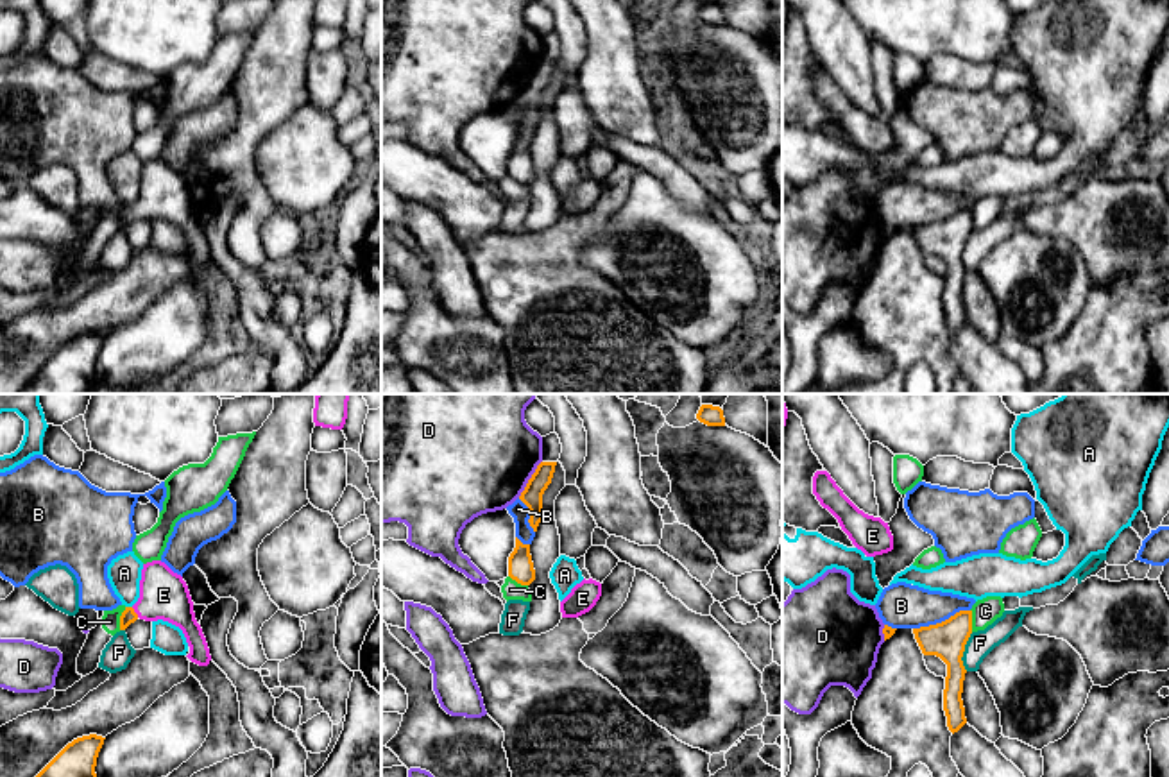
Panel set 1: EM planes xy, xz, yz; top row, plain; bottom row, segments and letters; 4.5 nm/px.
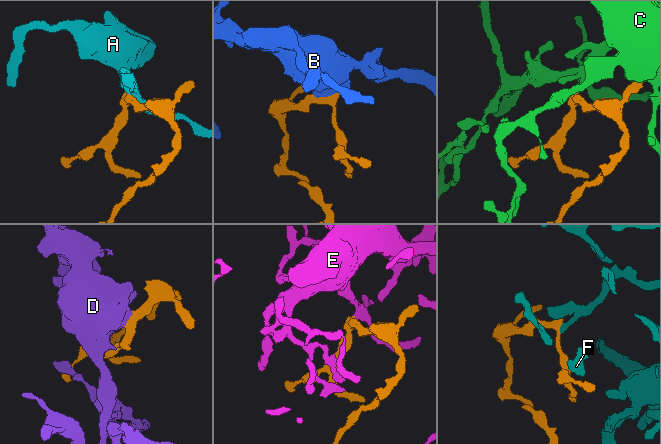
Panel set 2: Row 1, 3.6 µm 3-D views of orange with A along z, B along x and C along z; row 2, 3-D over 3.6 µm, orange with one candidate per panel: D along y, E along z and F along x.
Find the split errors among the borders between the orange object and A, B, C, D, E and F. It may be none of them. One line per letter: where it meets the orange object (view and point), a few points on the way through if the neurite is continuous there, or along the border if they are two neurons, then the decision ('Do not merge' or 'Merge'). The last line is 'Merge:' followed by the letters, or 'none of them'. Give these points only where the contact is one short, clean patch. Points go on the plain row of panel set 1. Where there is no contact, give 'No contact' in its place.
A: Touches orange at xy (129, 206). Do not merge
B: Touches orange at yz (942, 221). Boundary: yz (969, 208), (960, 208), (940, 221), (913, 228). Do not merge
C: Touches orange at xy (120, 217). Boundary: xy (126, 206), (119, 228). Do not merge
D: Touches orange at xz (530, 77). Do not merge
E: Touches orange at xy (135, 212). Path across: xy (127, 215), (135, 212), (149, 206), (163, 194). Merge
F: Touches orange at yz (964, 249). Boundary: yz (972, 231), (962, 256), (965, 269). Do not merge
Merge: E

